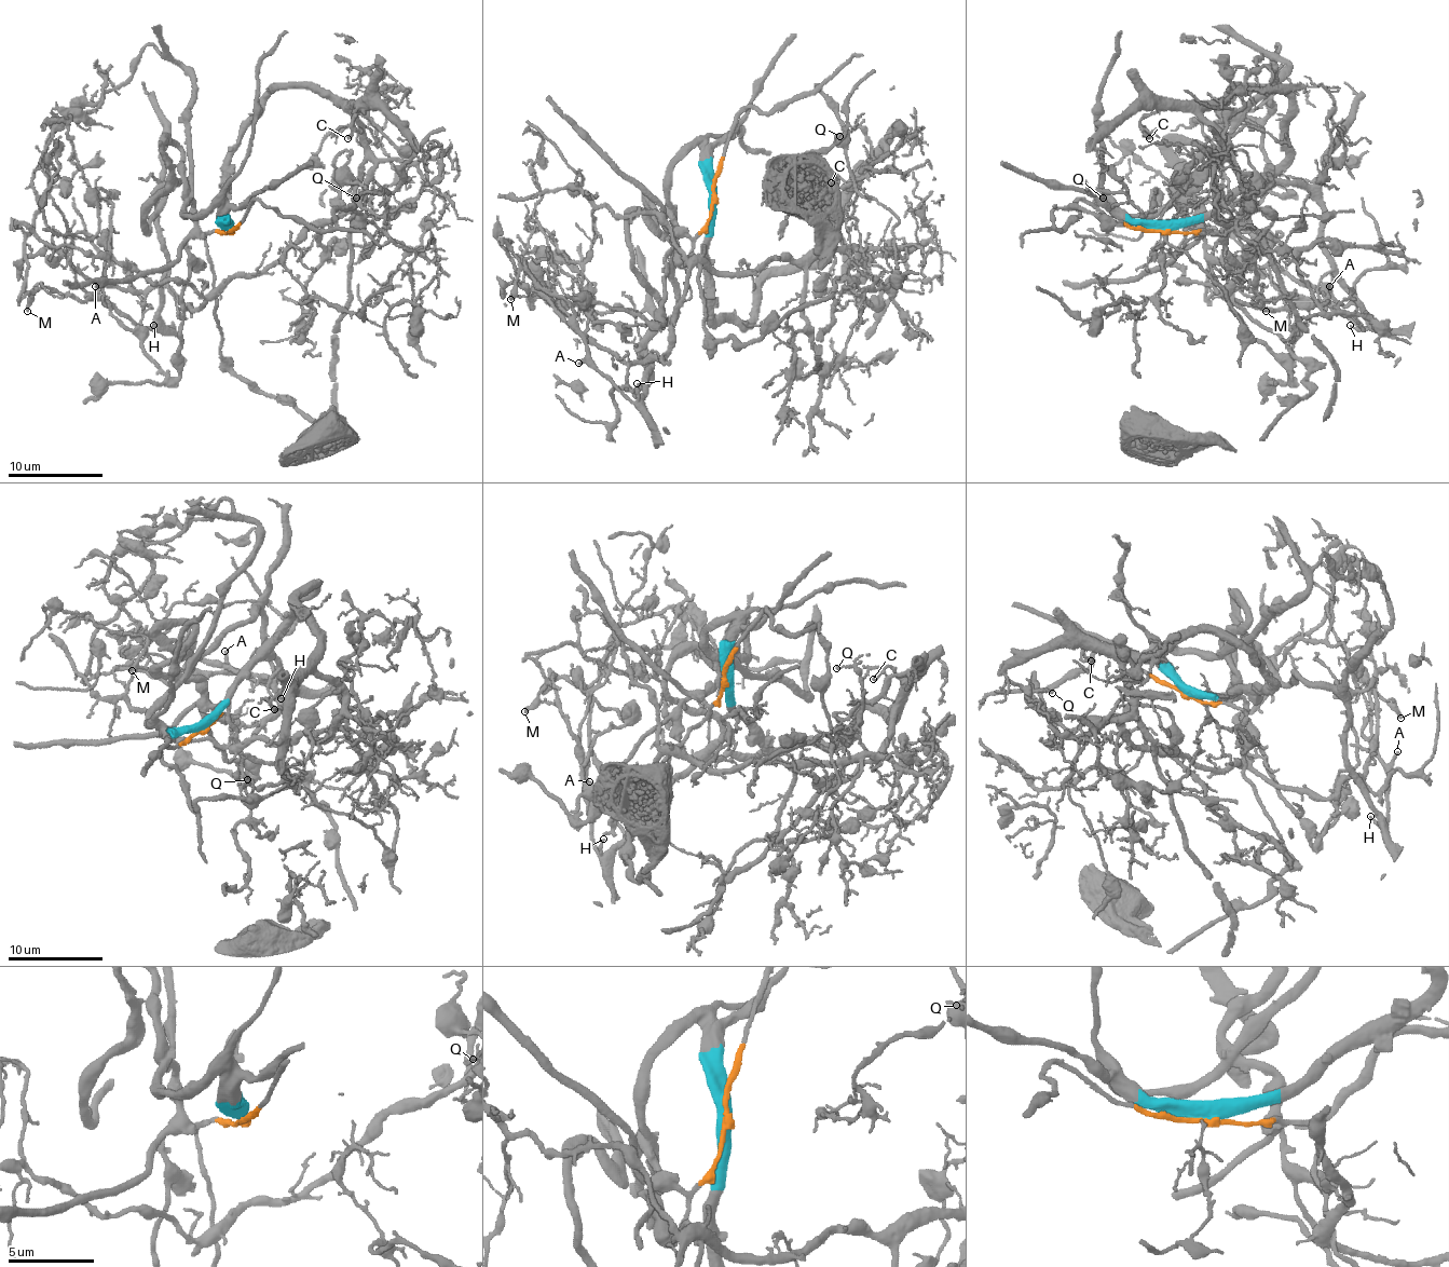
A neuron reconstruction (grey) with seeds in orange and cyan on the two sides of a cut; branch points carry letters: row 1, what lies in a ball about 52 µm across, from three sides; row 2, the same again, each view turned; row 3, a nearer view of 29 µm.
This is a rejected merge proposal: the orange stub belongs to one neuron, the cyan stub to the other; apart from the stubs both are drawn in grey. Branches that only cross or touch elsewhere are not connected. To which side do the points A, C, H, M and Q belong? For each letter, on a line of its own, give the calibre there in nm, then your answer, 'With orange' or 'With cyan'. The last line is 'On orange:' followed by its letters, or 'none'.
A: Thickness 220 nm. With orange
C: Thickness 260 nm. With cyan
H: Thickness 160 nm. With orange
M: Thickness 280 nm. With orange
Q: Thickness 110 nm. With cyan
On orange: A, H, M

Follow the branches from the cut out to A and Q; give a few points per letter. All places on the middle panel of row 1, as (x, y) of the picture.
A: (713, 195), (711, 219), (695, 235), (671, 237), (659, 323), (619, 327), (590, 318), (588, 354), (578, 363)
Q: (713, 198), (707, 311), (741, 323), (820, 255), (898, 130), (876, 160), (858, 126), (838, 136)

